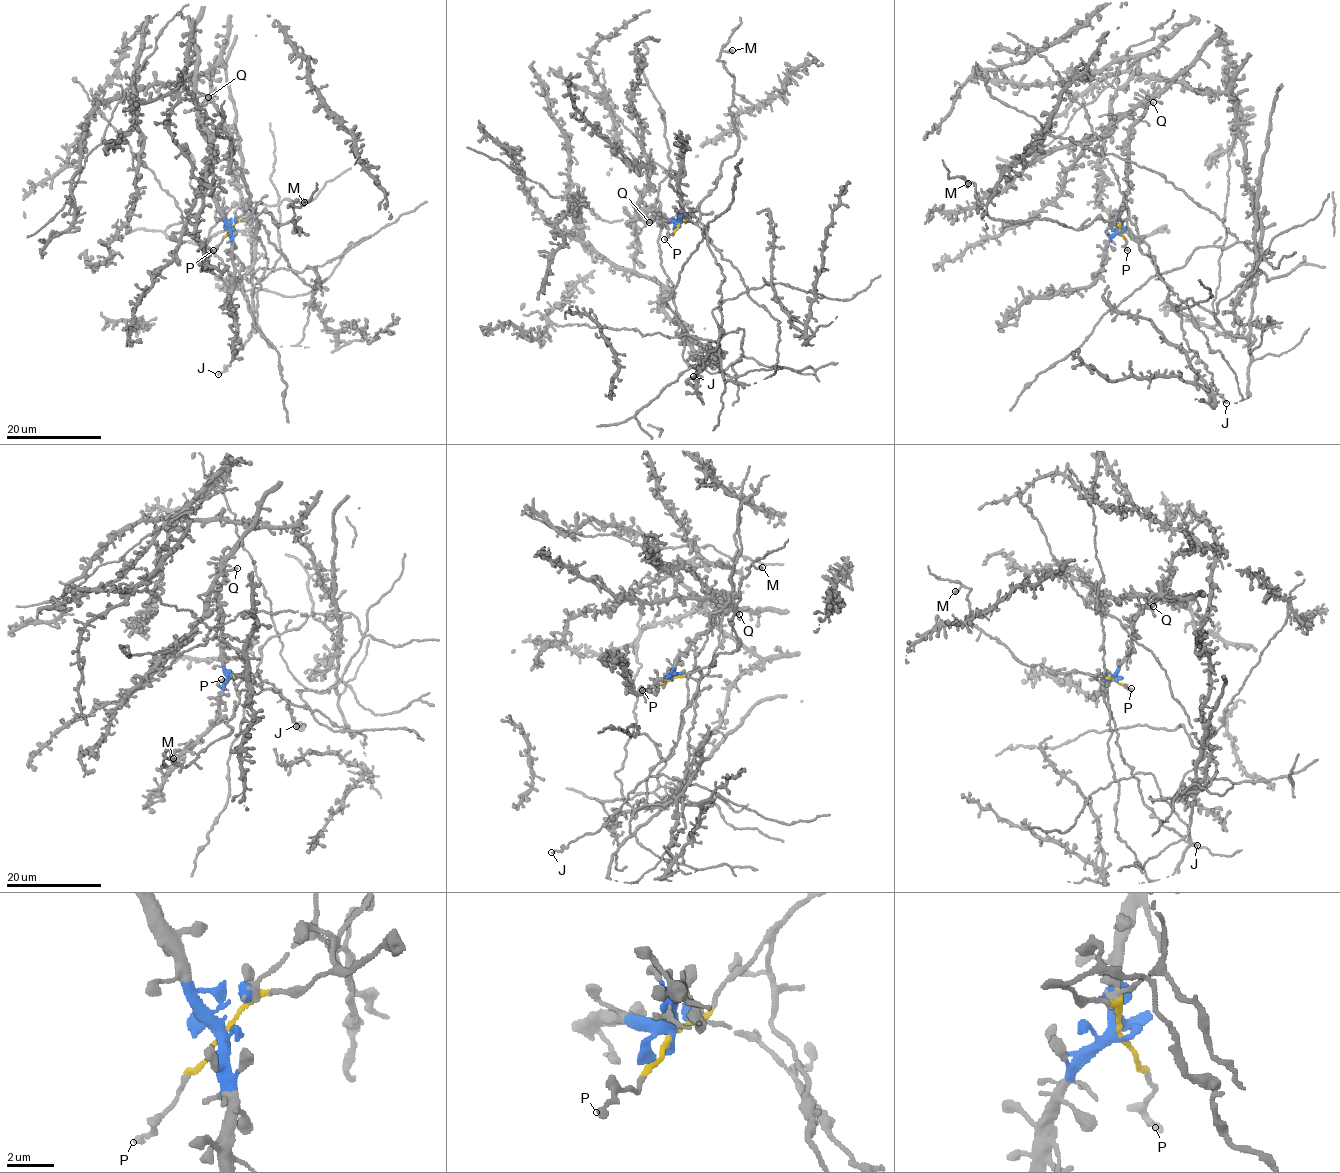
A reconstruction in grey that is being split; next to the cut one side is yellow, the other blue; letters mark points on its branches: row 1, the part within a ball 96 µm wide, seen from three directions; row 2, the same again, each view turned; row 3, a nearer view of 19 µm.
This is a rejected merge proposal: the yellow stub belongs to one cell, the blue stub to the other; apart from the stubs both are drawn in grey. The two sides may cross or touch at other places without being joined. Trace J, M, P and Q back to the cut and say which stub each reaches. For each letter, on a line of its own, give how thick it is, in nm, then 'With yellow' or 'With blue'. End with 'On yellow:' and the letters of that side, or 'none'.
J: Thickness 190 nm. With yellow
M: Thickness 420 nm. With yellow
P: Thickness 260 nm. With yellow
Q: Thickness 340 nm. With blue
On yellow: J, M, P

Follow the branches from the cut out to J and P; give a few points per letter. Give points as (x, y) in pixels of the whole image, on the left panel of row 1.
J: (231, 229), (253, 214), (252, 210), (267, 268), (256, 291), (256, 322), (251, 337), (218, 374)
P: (231, 229), (212, 251)

